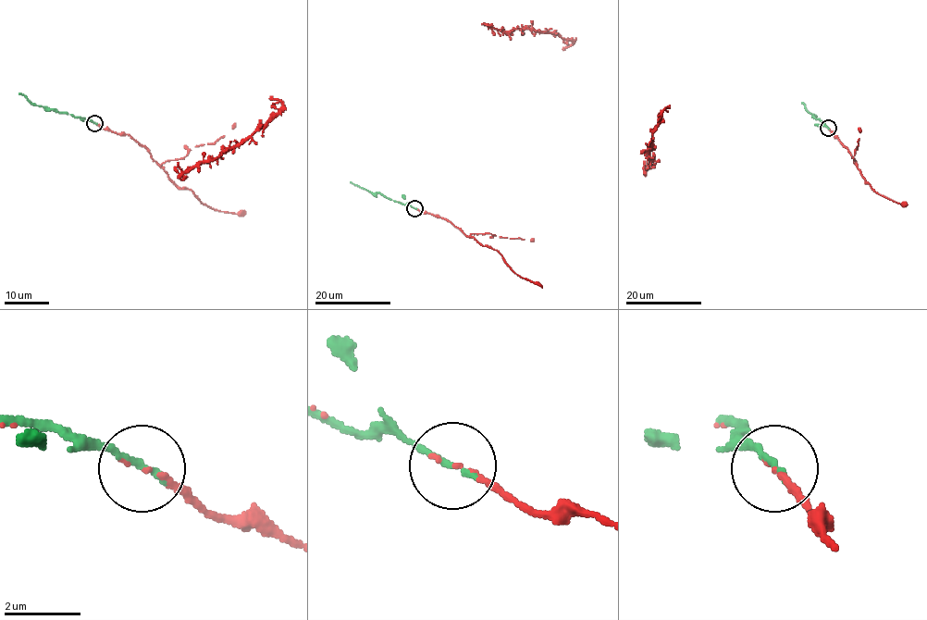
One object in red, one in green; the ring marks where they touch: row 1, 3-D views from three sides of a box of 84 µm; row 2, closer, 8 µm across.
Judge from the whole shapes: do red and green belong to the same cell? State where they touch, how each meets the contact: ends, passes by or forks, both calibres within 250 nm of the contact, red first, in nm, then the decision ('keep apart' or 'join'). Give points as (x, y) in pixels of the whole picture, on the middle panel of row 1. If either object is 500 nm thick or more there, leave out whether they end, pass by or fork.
at (414, 208); red ends there; green ends there; 120 nm thick on the red side, 180 nm on the other; join

